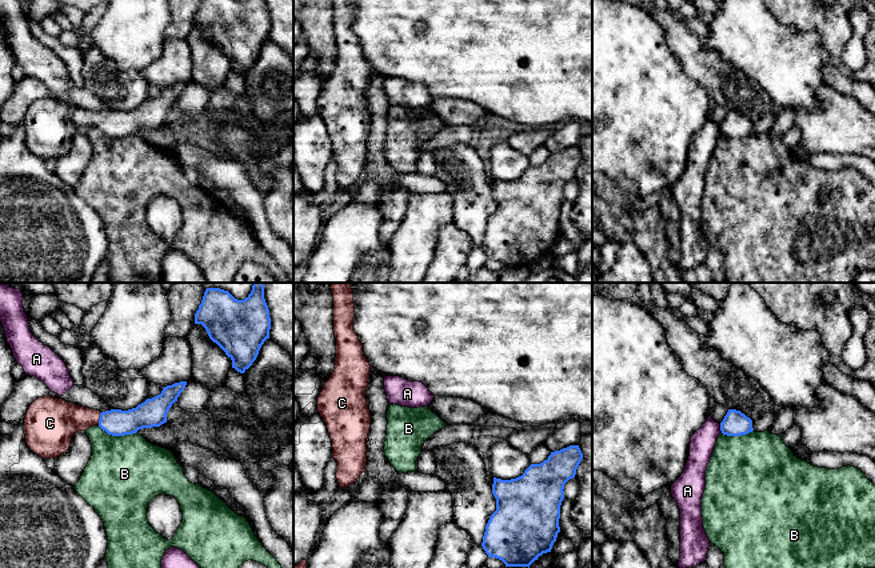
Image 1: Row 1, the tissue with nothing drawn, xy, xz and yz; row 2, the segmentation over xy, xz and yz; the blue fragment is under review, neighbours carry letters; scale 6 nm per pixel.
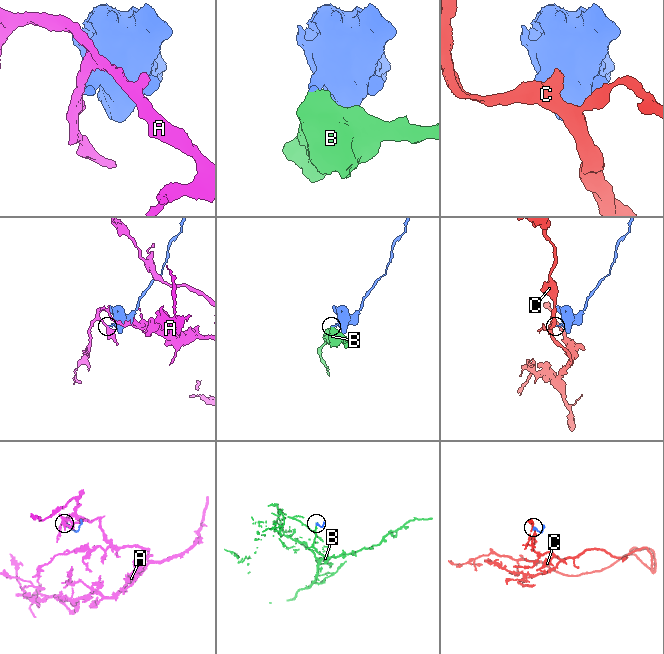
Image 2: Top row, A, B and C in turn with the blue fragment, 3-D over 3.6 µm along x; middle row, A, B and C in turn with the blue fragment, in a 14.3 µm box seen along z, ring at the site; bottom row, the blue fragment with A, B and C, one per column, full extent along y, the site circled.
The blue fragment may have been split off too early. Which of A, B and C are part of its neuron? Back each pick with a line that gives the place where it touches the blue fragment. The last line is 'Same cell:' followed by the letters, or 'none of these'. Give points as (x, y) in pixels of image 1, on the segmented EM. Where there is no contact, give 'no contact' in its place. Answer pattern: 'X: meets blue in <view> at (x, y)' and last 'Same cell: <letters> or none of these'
C: meets blue in xy at (99, 419)
Same cell: C

